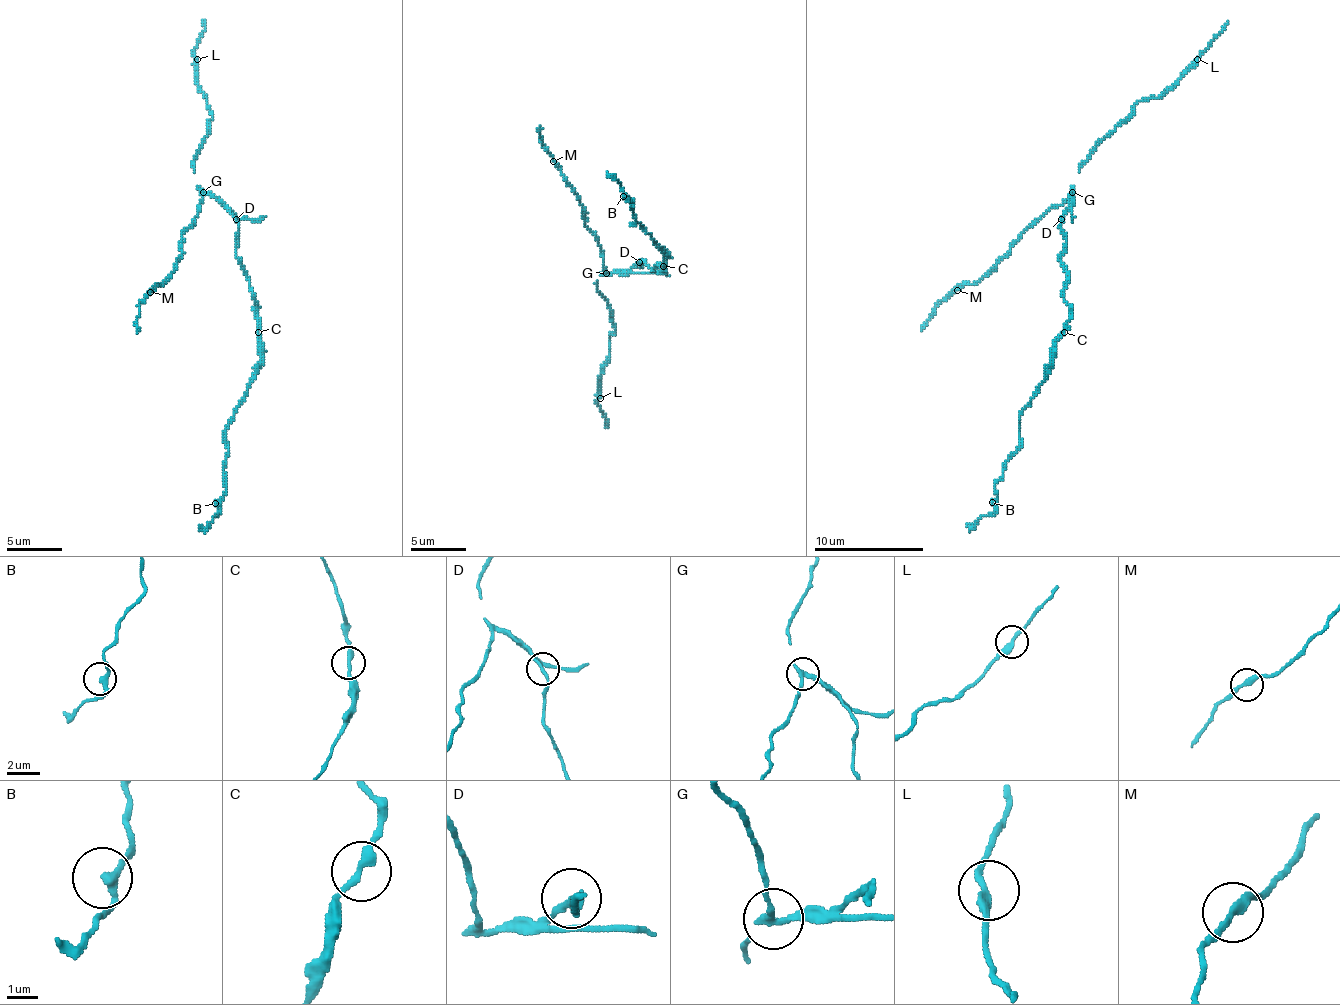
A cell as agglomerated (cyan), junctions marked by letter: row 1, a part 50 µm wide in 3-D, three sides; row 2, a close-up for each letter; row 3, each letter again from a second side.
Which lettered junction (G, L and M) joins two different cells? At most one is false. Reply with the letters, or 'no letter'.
G

